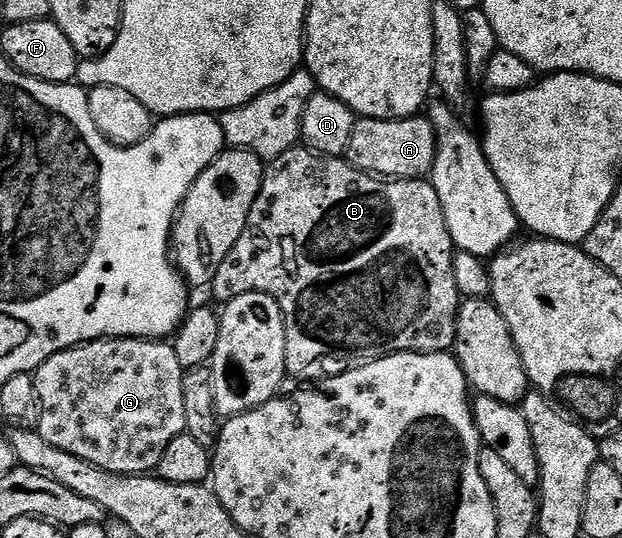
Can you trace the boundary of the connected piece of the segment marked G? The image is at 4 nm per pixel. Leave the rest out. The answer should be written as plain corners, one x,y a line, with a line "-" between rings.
103,338
96,342
85,342
83,346
74,346
70,350
56,352
40,368
33,373
36,392
40,392
40,420
36,427
38,434
52,444
52,448
60,448
64,452
72,452
72,456
80,456
80,460
88,460
88,464
96,464
96,468
104,468
104,472
117,474
145,474
157,471
160,456
164,456
164,448
172,444
176,436
186,433
184,424
184,380
180,360
176,360
173,345
166,340
149,338

